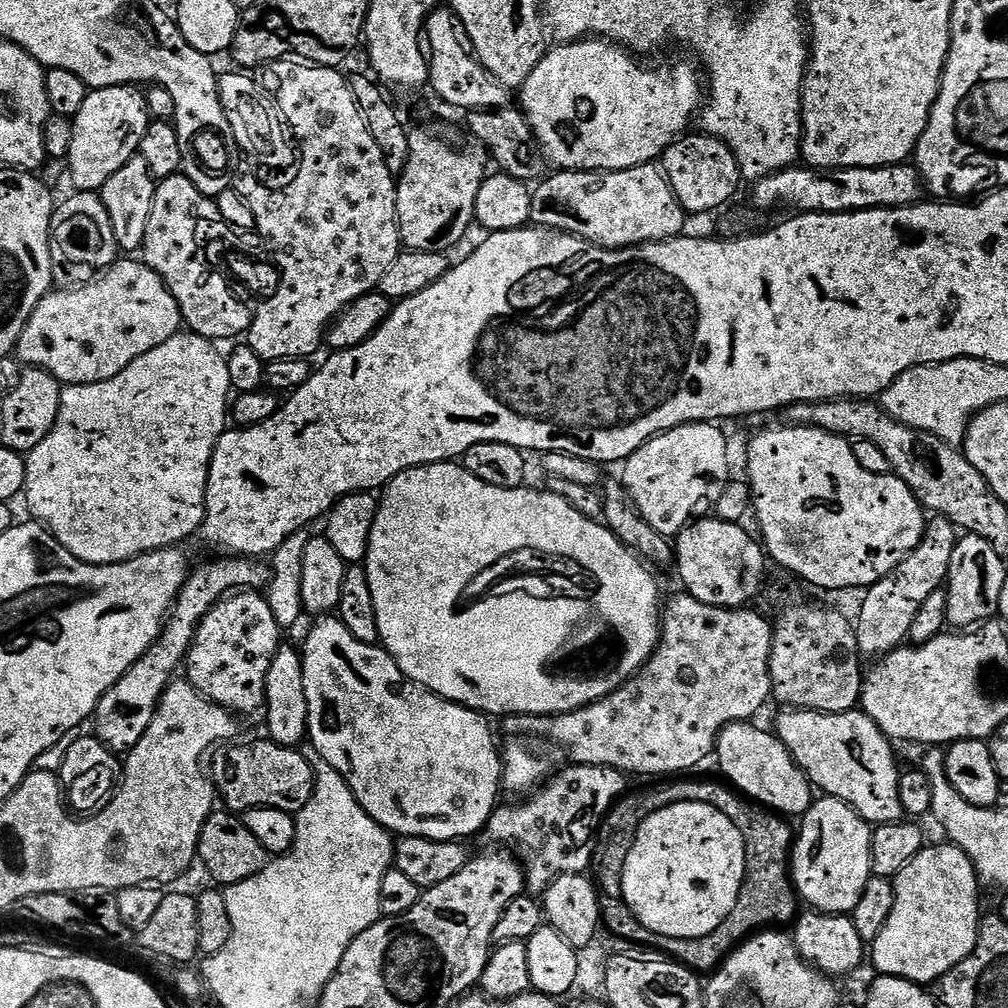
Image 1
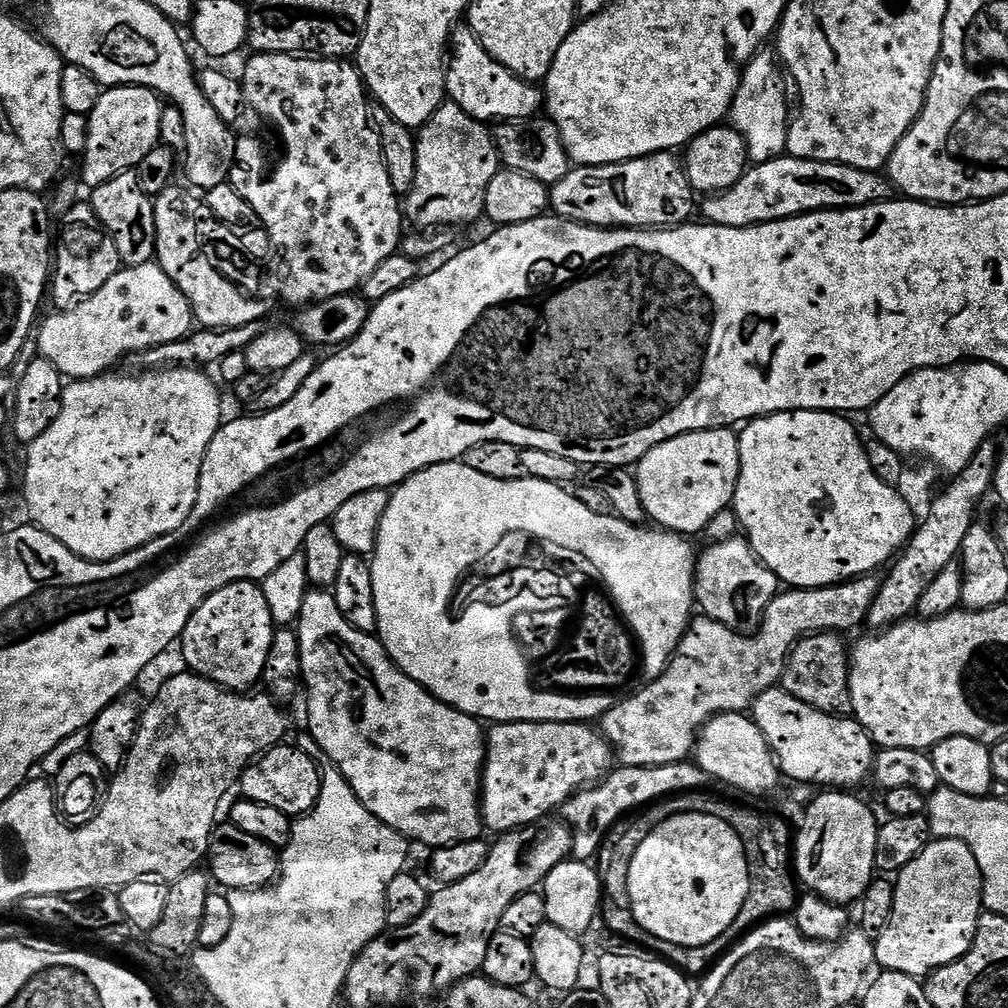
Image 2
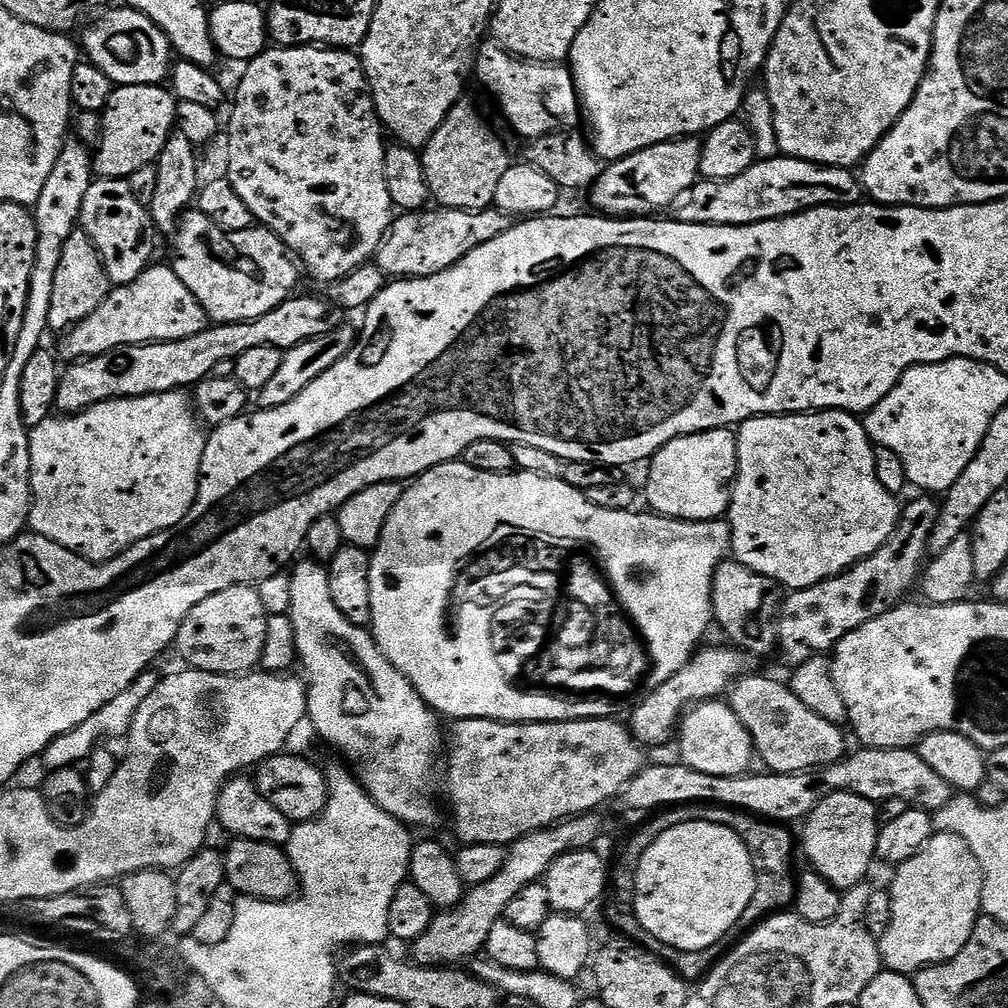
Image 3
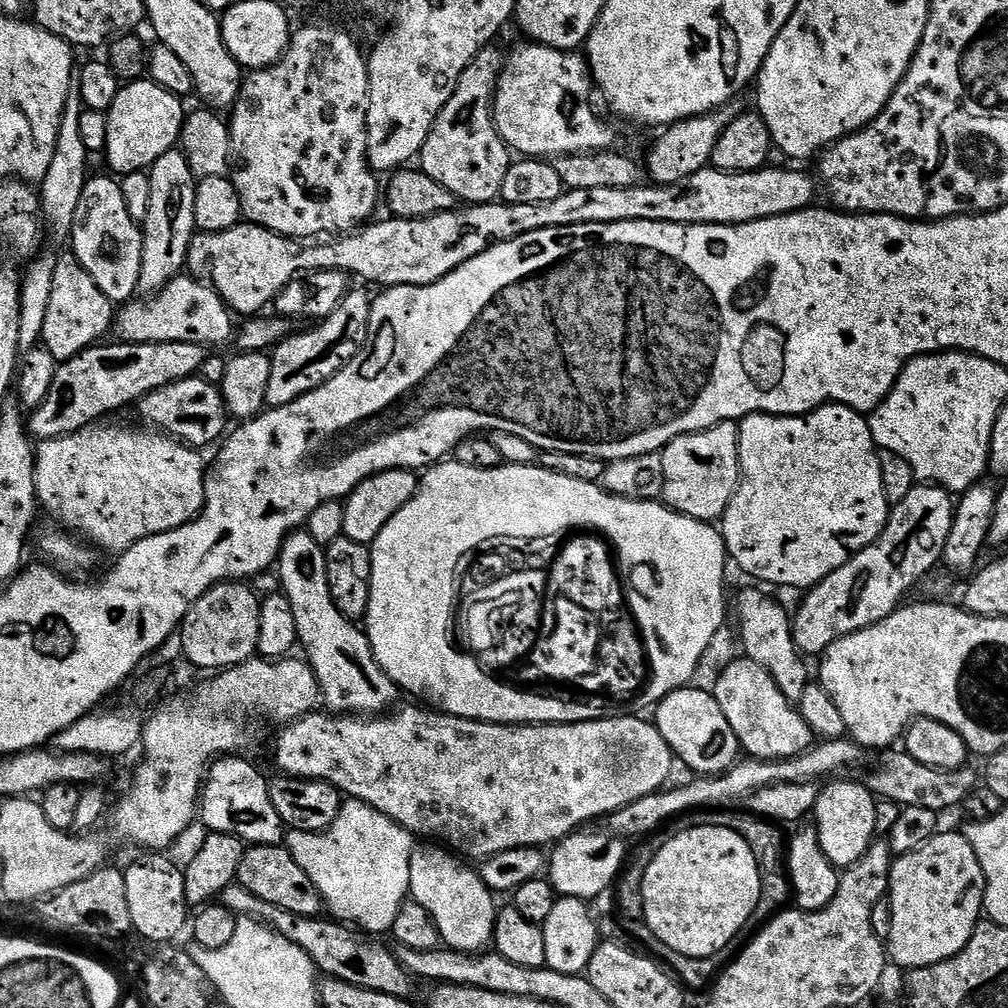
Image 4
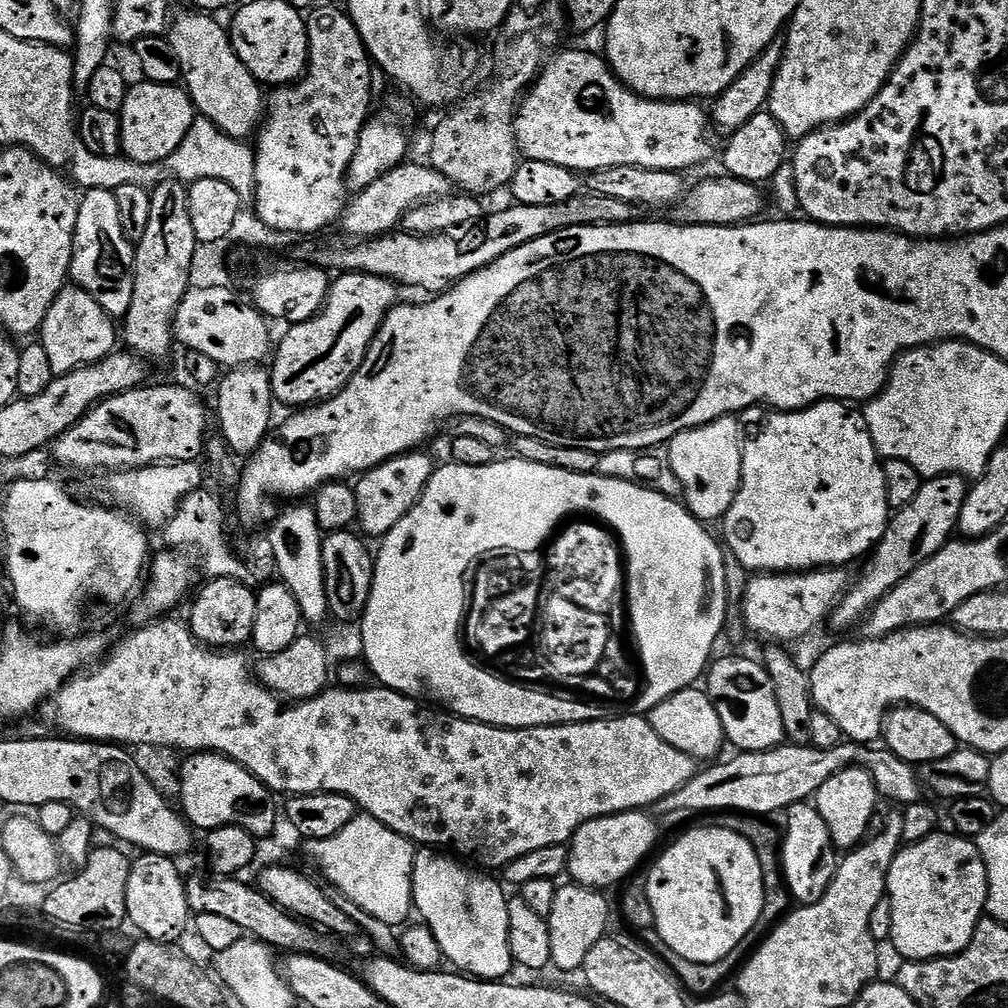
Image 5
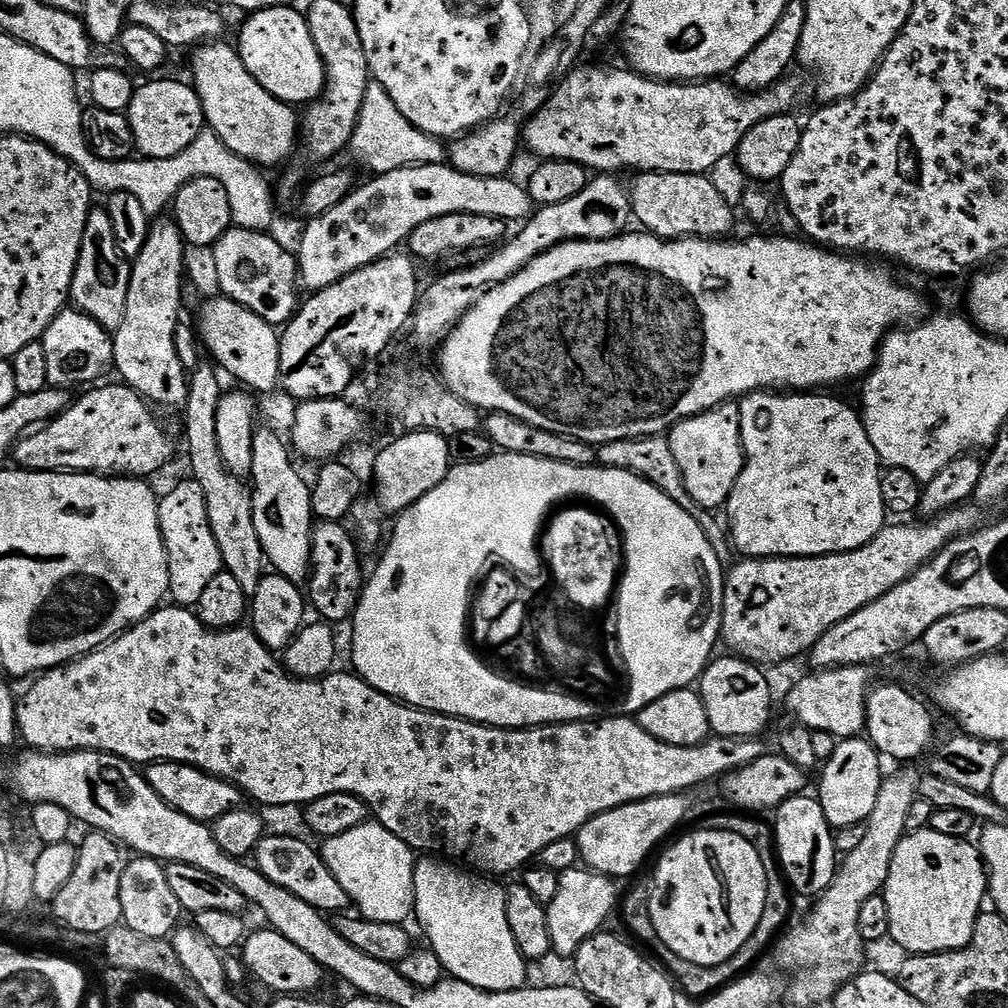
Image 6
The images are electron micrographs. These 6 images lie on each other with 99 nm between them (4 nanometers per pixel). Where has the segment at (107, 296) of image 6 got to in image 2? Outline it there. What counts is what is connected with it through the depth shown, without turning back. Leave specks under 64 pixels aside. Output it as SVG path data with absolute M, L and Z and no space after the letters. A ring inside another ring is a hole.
M129 170L110 178L110 182L91 189L90 195L91 206L100 224L114 242L114 246L118 246L121 265L133 268L153 263L156 254L156 206L153 197L147 196L142 190L135 171Z

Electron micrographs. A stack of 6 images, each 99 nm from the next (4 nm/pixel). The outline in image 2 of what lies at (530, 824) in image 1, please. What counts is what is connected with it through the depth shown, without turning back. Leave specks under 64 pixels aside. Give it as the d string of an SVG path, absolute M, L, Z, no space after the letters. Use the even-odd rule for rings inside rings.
M683 760L666 766L620 766L608 773L599 784L580 789L562 809L563 823L572 829L572 856L591 861L600 851L600 844L608 829L625 816L643 810L665 798L694 792L705 787L706 777L700 765Z

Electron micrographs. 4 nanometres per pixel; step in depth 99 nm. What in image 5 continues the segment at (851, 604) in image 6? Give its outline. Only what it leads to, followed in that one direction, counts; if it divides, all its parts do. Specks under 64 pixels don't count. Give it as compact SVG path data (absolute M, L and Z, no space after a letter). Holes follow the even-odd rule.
M844 566L818 568L806 572L756 574L745 588L743 613L749 633L757 632L768 642L788 642L808 636L820 623L827 621L850 587L849 569Z

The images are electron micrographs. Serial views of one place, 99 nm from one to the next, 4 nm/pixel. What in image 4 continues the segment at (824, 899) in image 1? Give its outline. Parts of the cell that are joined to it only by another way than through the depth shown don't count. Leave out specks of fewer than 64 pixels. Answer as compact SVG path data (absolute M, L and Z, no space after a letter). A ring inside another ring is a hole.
M852 780L832 783L836 782L828 782L821 787L814 813L814 827L822 846L822 854L826 854L836 869L847 870L860 861L862 854L866 854L874 842L874 818L878 800L863 783L855 784Z

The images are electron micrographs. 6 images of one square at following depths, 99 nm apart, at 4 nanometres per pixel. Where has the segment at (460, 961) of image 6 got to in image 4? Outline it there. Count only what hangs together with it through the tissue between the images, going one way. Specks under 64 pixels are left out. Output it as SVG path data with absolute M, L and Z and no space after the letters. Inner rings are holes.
M424 842L413 847L410 858L411 899L417 900L426 910L440 931L441 941L456 952L480 954L492 944L494 922L498 911L497 897L482 882L475 867L467 868L459 855L453 854L447 847Z

